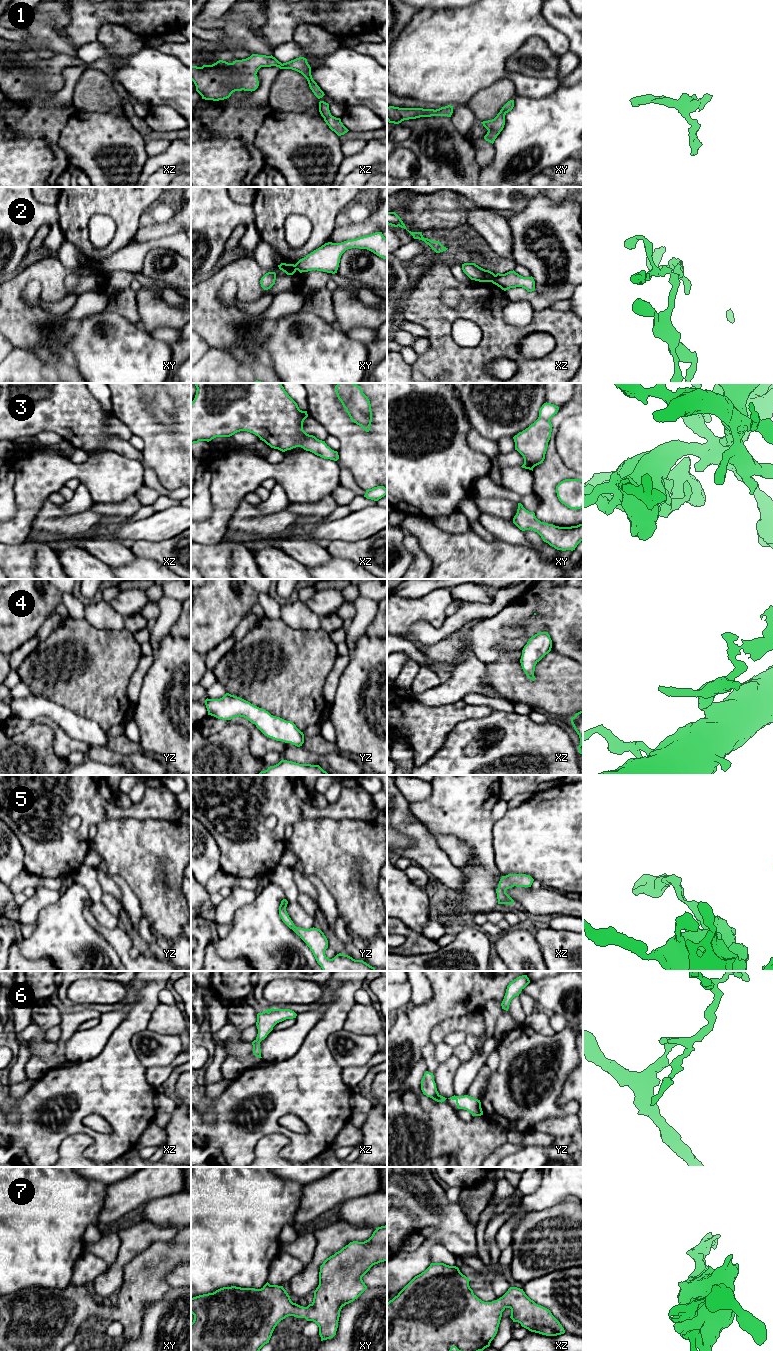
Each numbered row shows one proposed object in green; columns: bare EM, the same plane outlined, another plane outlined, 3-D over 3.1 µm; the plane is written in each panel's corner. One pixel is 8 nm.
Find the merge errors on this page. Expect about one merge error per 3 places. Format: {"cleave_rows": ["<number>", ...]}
{"cleave_rows": ["2"]}

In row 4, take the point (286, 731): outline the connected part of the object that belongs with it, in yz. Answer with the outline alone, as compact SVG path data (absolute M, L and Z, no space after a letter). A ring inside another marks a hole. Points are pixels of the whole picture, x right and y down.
M226 693L220 699L206 699L205 705L208 715L222 720L244 717L267 737L276 741L291 743L297 747L304 743L304 734L291 721L271 715L265 709L250 702Z

